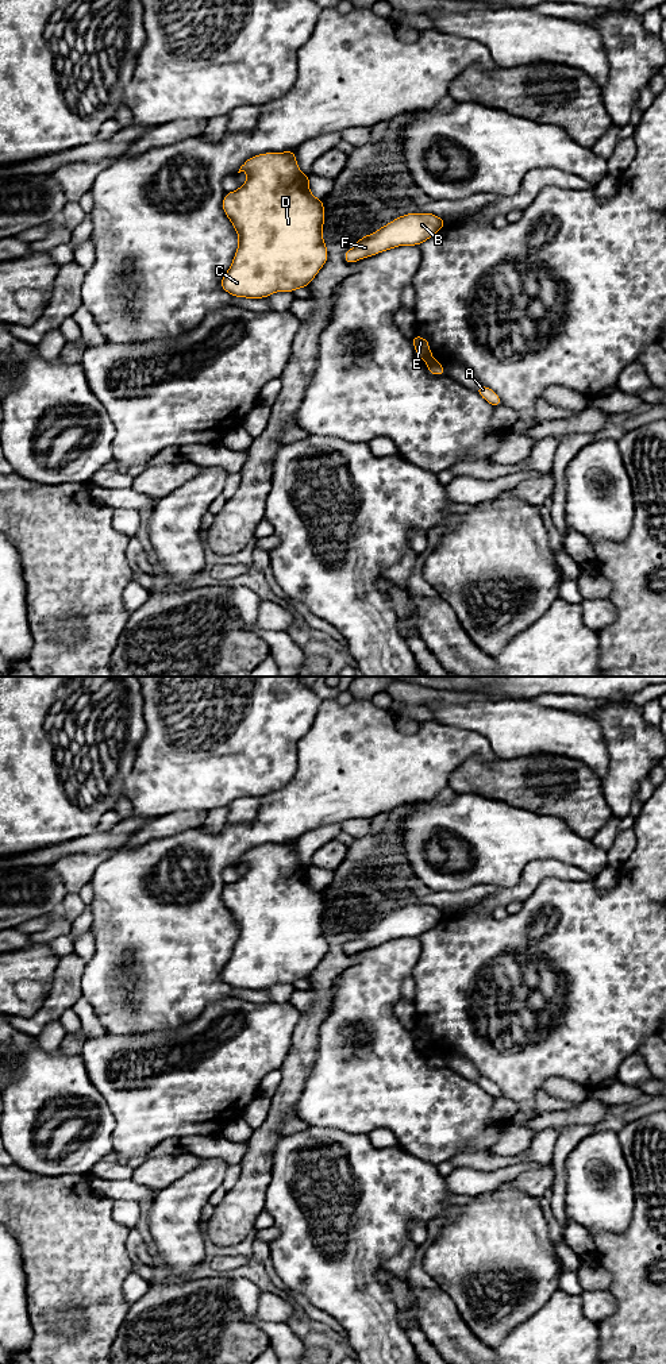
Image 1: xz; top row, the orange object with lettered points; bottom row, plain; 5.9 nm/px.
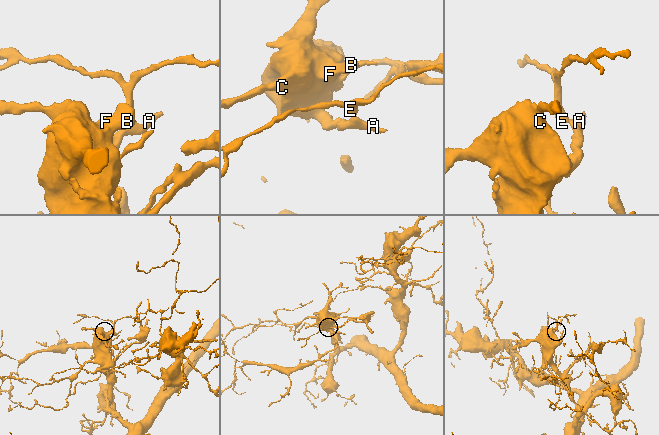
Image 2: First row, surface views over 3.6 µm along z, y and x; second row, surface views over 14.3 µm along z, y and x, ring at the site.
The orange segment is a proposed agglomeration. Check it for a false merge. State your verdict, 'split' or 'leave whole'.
split

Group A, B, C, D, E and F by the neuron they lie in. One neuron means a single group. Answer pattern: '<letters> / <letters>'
A B C D F / E

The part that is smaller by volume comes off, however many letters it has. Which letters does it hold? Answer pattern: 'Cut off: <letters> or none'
Cut off: E

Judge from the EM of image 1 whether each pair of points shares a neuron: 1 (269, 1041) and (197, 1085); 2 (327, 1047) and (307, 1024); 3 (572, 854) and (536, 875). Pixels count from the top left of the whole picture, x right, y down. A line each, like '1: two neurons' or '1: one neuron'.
1: one neuron
2: two neurons
3: two neurons

